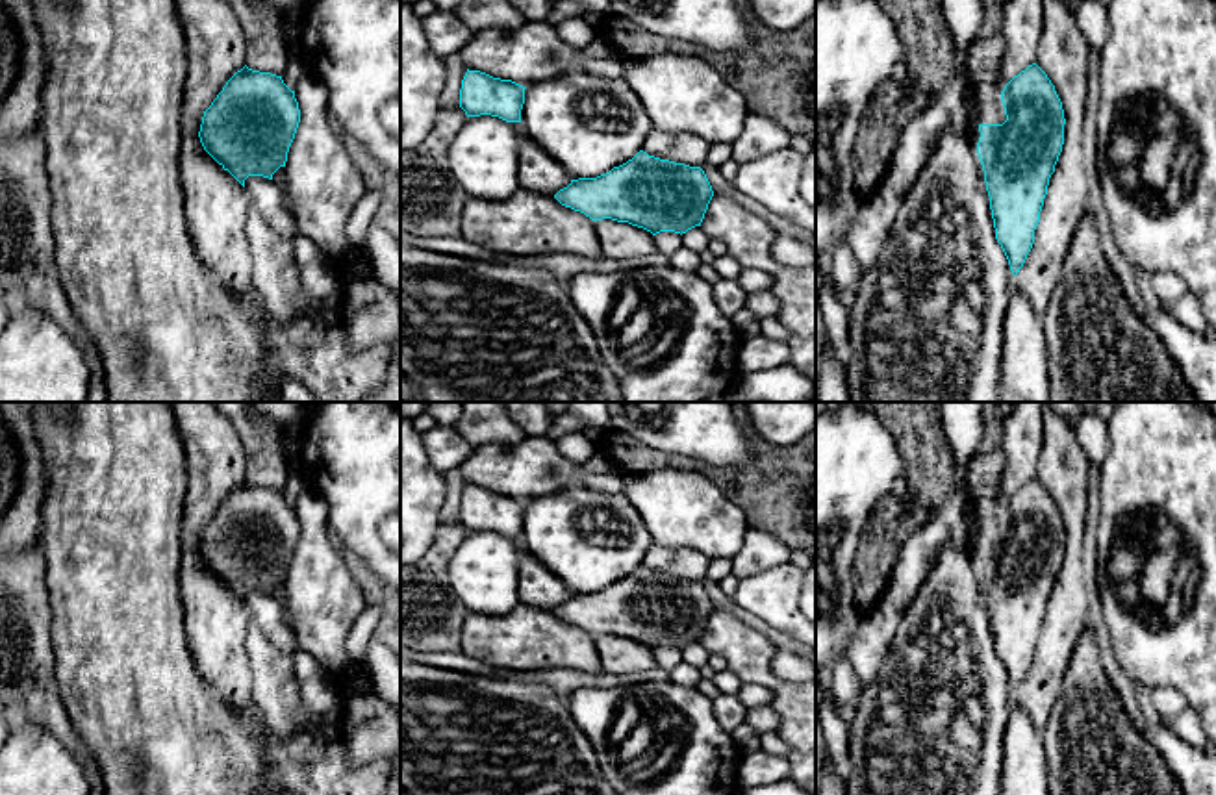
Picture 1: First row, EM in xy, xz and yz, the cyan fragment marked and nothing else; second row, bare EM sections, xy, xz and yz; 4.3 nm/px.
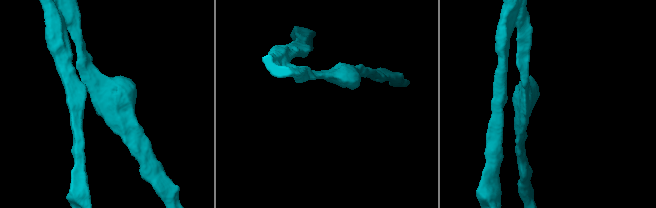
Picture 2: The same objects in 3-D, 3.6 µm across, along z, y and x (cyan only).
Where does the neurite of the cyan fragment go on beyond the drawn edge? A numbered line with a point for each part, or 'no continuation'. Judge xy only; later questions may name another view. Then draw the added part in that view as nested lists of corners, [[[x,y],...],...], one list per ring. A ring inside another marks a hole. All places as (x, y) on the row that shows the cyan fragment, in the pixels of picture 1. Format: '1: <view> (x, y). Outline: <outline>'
no continuation

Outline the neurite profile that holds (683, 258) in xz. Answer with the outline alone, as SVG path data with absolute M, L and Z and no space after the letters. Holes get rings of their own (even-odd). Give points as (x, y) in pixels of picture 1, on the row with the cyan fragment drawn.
M680 246L669 256L667 265L671 265L677 271L695 272L701 265L701 256L686 246Z

